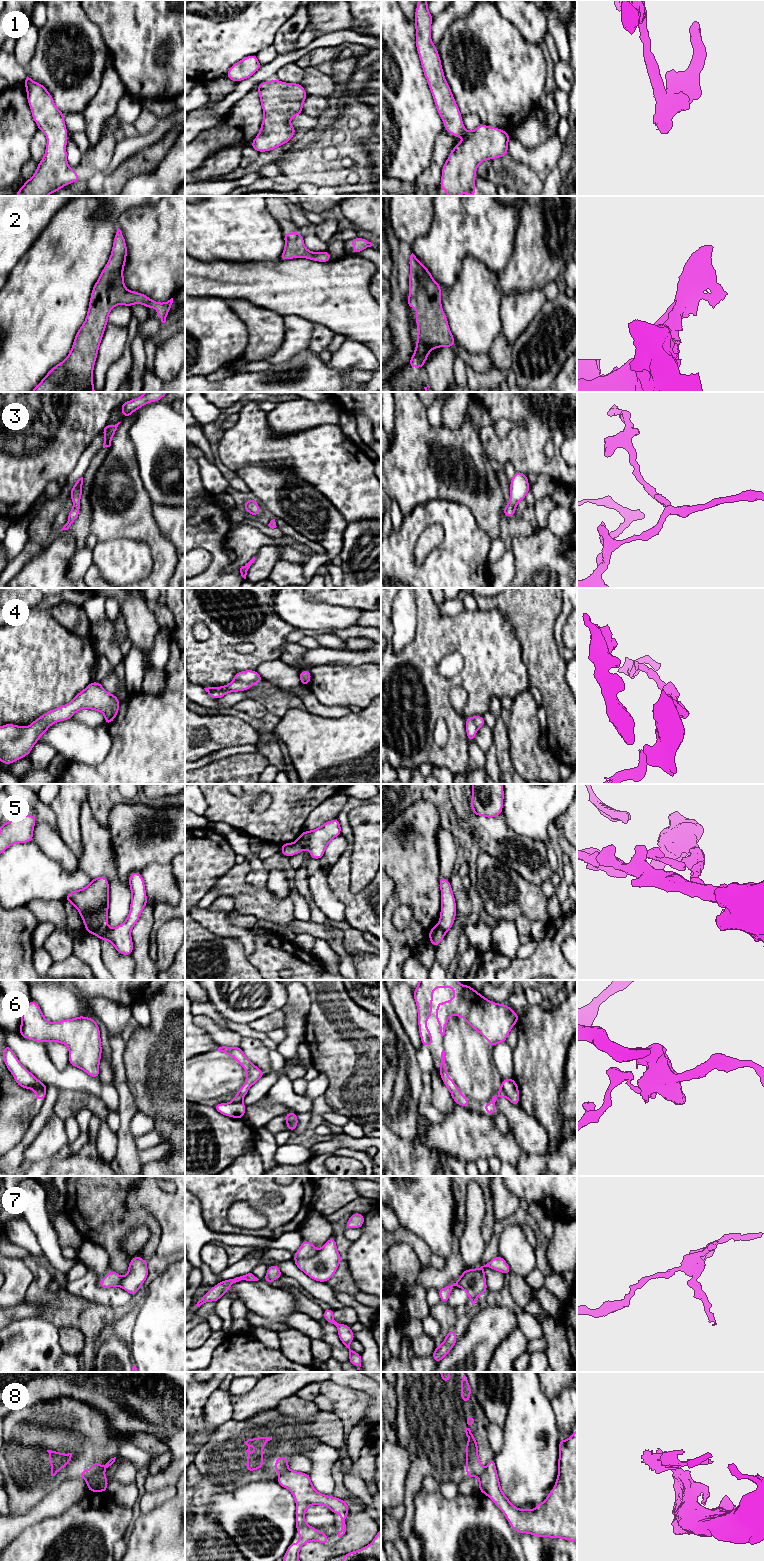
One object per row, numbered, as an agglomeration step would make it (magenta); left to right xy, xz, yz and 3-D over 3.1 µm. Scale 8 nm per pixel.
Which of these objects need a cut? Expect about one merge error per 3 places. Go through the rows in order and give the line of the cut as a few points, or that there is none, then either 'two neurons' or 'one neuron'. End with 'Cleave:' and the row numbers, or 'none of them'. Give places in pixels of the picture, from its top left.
1: no cut; one neuron
2: no cut; one neuron
3: no cut; one neuron
4: no cut; one neuron
5: cut in xy along (108, 928), (98, 937); two neurons
6: cut in xy along (36, 1089), (45, 1094); two neurons
7: no cut; one neuron
8: cut in xy along (100, 1467), (86, 1479); two neurons
Cleave: 5, 6, 8

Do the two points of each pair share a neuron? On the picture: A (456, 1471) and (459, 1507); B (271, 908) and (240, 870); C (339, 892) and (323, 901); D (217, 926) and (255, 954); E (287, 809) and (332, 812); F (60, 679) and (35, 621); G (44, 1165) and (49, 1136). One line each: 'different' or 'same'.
A: different
B: same
C: different
D: same
E: different
F: same
G: different

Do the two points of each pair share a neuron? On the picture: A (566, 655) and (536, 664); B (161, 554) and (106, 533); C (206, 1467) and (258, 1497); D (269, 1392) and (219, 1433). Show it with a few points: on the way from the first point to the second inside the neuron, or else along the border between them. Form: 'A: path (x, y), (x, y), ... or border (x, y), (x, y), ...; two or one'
A: border (553, 635), (558, 654), (566, 662); two
B: path (151, 539), (143, 531), (121, 531); one
C: border (262, 1481), (242, 1483), (231, 1491), (217, 1493); two
D: border (232, 1418), (235, 1420), (247, 1420); two

